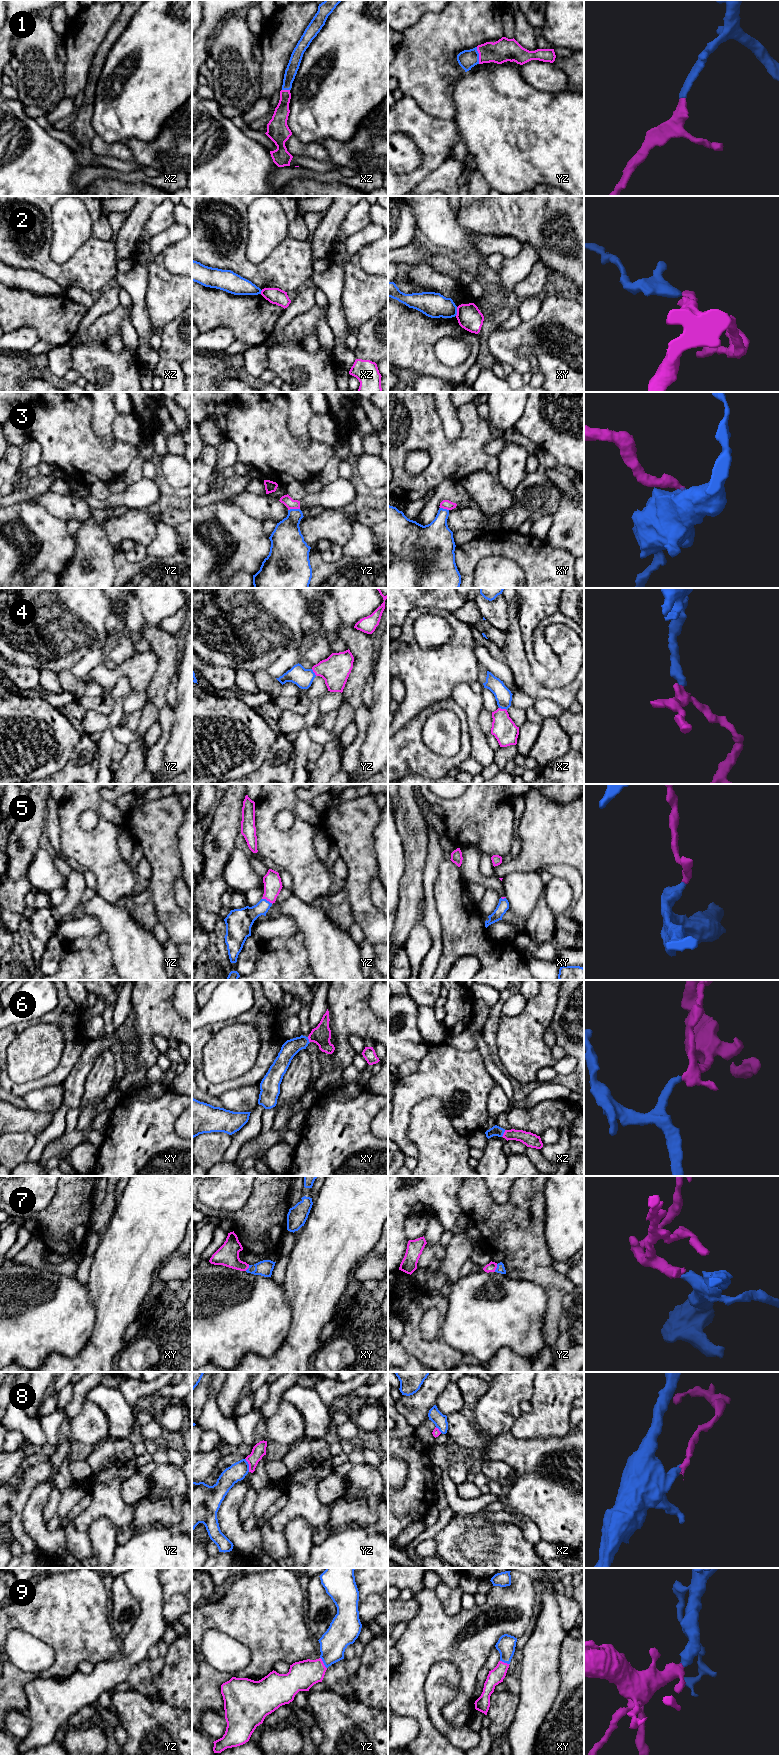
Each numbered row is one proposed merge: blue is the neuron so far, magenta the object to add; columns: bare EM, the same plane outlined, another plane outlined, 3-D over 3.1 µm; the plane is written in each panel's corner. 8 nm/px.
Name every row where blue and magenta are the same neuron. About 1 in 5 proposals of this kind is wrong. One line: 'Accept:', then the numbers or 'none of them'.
Accept: 1, 4, 5, 6, 7, 9

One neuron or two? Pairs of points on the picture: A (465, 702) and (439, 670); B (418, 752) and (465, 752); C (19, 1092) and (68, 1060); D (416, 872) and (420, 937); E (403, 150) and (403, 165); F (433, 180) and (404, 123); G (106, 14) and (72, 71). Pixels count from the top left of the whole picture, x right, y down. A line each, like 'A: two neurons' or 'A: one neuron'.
A: two neurons
B: one neuron
C: one neuron
D: two neurons
E: one neuron
F: two neurons
G: one neuron

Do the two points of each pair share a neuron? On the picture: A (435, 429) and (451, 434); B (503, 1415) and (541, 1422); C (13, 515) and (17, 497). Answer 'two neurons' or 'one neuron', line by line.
A: two neurons
B: two neurons
C: two neurons

